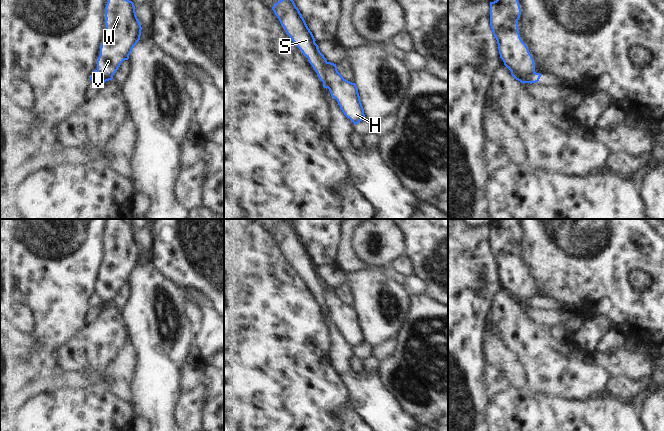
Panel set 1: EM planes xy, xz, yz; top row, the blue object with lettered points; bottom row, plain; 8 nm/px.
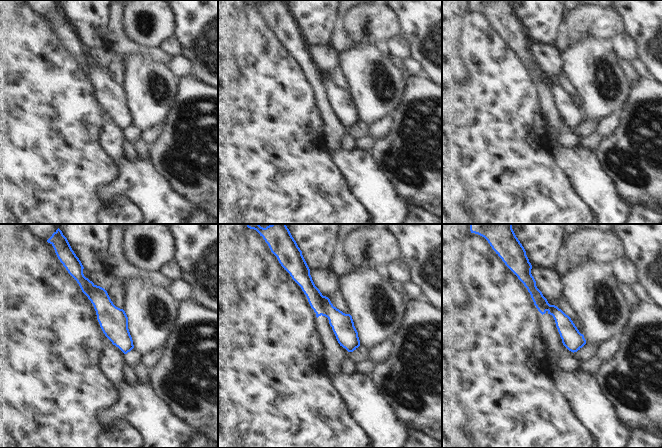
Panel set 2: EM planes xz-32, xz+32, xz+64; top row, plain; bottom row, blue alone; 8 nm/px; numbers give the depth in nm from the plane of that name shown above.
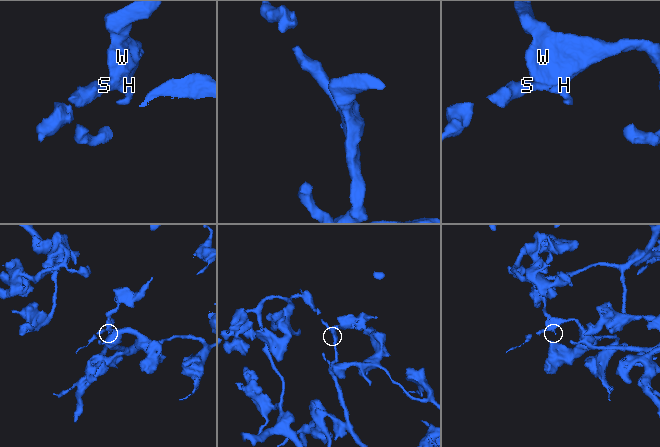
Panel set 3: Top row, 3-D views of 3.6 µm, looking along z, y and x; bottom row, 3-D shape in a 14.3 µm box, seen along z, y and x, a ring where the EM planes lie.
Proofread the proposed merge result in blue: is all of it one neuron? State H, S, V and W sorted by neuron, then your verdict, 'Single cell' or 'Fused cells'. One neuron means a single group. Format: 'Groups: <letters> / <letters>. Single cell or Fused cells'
Groups: H V W / S. Fused cells

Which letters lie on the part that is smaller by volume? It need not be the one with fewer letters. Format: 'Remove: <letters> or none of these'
Remove: S

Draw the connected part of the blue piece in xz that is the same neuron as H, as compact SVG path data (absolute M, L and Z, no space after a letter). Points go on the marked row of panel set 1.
M334 63L326 64L326 88L337 100L344 115L355 125L365 118L364 109L355 83L347 81L338 72Z

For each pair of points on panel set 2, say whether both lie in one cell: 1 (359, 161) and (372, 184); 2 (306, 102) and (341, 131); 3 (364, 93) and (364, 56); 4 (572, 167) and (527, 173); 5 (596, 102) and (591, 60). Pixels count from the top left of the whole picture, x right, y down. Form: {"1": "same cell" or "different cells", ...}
{"1": "same cell", "2": "different cells", "3": "same cell", "4": "different cells", "5": "same cell"}

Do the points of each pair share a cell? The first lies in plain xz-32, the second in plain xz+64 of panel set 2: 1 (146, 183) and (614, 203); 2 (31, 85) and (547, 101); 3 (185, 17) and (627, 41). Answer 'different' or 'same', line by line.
1: same
2: different
3: different

